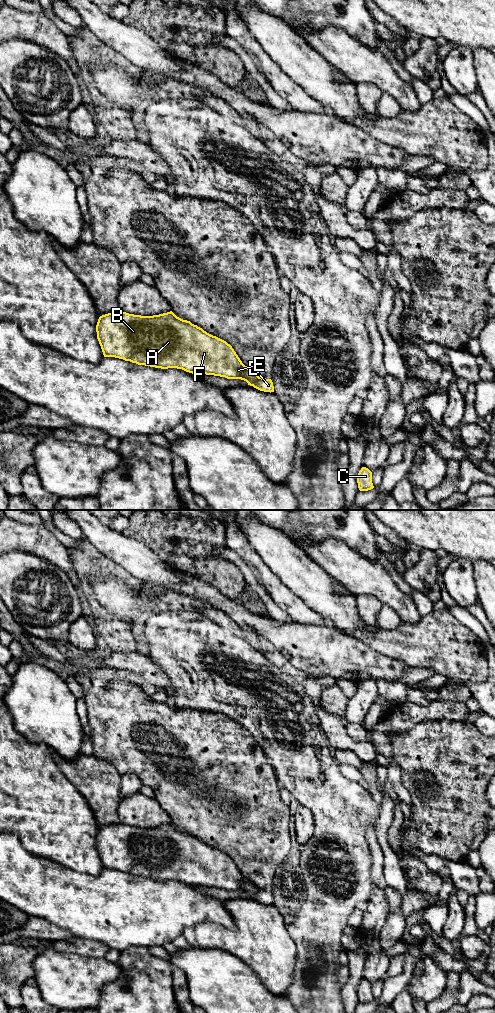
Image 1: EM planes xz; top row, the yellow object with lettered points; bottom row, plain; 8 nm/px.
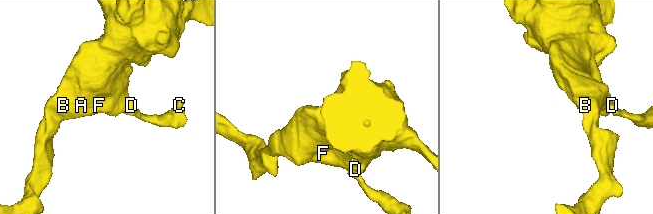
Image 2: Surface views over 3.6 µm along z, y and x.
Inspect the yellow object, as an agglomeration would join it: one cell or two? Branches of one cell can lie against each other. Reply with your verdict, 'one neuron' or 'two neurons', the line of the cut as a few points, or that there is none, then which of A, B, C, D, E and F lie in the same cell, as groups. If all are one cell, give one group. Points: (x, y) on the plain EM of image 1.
two neurons | xz (259, 889), (252, 897) | A B E F / C D

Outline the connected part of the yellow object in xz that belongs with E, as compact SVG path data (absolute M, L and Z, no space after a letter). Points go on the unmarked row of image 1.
M120 822L111 824L99 829L96 844L104 869L161 881L177 880L192 886L241 891L250 898L259 891L253 882L242 875L230 856L177 829L172 823L153 828L134 827Z

